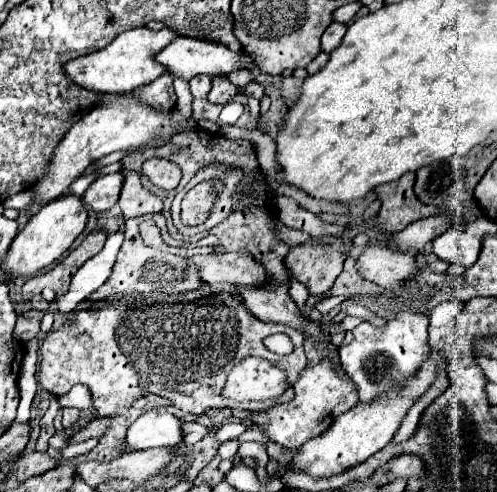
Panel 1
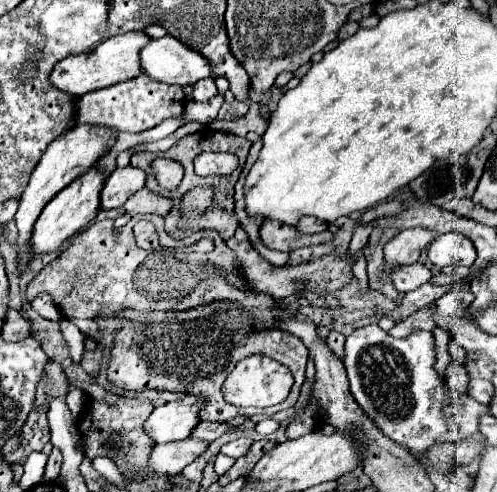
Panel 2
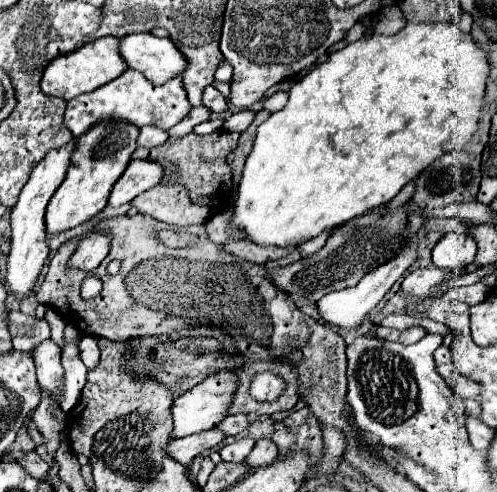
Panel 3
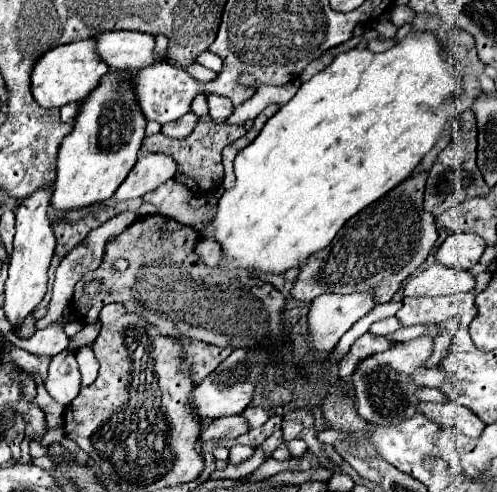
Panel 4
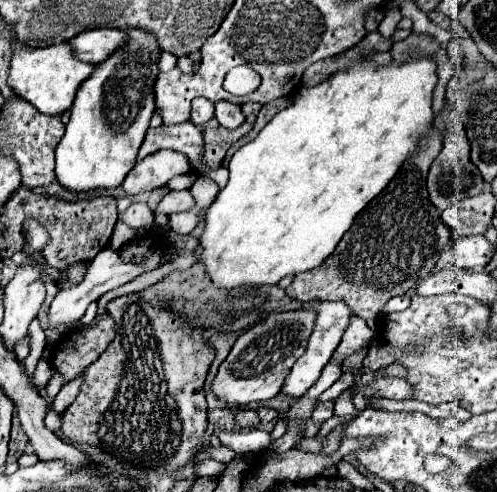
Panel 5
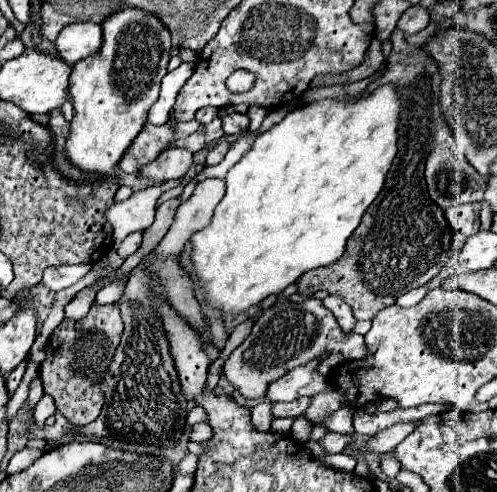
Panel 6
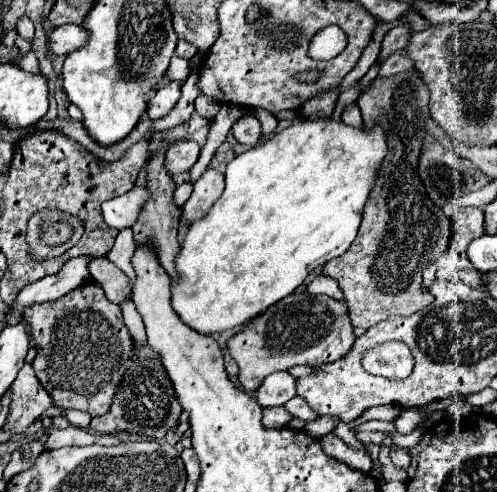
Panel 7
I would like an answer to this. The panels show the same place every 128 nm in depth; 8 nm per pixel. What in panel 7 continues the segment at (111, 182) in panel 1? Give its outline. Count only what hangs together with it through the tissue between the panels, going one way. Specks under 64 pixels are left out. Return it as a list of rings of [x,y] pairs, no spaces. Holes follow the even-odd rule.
[[[182,140],[172,144],[166,150],[166,158],[164,158],[164,166],[168,170],[168,174],[180,174],[180,172],[188,172],[196,160],[198,160],[200,148],[196,142],[192,140]]]

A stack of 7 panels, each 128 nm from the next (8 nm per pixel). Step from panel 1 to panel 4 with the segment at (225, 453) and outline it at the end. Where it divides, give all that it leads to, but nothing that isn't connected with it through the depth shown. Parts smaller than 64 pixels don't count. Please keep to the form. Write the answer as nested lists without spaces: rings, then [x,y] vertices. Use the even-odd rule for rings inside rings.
[[[236,444],[236,446],[230,448],[230,458],[228,458],[228,462],[230,462],[230,464],[240,464],[240,462],[248,460],[252,454],[254,454],[254,448],[252,448],[252,446],[240,446],[240,444]]]

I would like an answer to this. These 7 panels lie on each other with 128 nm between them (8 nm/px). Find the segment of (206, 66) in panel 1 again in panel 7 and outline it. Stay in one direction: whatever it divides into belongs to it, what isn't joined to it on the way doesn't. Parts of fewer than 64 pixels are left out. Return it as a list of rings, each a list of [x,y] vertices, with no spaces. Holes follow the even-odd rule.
[[[64,24],[52,30],[50,50],[56,56],[66,56],[74,50],[84,48],[88,42],[88,30],[82,24]]]

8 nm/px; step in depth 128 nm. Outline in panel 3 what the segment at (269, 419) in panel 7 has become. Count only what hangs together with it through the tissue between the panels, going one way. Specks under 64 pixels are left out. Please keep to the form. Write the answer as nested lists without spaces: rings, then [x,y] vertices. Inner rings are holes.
[[[206,430],[196,436],[178,438],[168,444],[168,456],[172,456],[172,460],[180,462],[182,466],[190,466],[190,462],[196,456],[200,456],[208,448],[218,446],[222,440],[224,440],[224,434],[218,430]]]

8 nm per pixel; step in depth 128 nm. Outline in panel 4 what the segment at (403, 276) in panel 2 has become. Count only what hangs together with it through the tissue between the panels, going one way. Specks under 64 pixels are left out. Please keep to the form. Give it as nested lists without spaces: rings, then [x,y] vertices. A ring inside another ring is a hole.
[[[434,264],[404,282],[404,296],[448,296],[456,292],[470,292],[474,276],[466,270],[444,268]]]

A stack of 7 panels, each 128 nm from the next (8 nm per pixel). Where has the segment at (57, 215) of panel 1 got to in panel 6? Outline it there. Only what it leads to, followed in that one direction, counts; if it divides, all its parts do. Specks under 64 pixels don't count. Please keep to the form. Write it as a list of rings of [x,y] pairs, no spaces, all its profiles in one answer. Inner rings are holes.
[[[126,8],[102,22],[104,44],[96,56],[76,62],[70,76],[74,118],[66,136],[66,160],[86,174],[114,176],[118,162],[146,124],[148,108],[158,100],[160,80],[170,60],[170,32],[152,14]]]

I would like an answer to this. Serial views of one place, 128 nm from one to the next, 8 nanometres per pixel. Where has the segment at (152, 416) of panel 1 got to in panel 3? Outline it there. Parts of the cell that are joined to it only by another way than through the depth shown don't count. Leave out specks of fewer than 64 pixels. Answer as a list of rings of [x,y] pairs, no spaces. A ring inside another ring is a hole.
[[[212,376],[194,386],[192,390],[188,390],[186,394],[178,396],[172,404],[172,416],[174,416],[172,438],[184,438],[216,426],[224,418],[224,408],[228,408],[228,400],[232,400],[234,390],[236,390],[236,376]]]

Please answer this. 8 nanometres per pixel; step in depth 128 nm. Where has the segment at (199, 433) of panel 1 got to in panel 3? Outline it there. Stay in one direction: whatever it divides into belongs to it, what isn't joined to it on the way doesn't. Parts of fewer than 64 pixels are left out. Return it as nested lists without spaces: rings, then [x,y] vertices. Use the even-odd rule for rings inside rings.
[[[226,416],[220,424],[216,424],[216,430],[224,432],[226,436],[236,436],[248,426],[248,416]]]

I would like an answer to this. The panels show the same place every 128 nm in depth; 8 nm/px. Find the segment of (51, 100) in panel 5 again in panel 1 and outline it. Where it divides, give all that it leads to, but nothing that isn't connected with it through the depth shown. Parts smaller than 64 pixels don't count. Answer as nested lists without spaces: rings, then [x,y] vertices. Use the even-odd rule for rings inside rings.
[[[134,28],[128,30],[120,36],[116,36],[106,48],[96,50],[88,56],[70,60],[64,70],[68,70],[68,76],[82,88],[94,90],[94,92],[104,92],[104,94],[120,94],[120,92],[132,92],[138,90],[168,70],[156,62],[156,54],[168,46],[172,40],[178,38],[176,28],[162,28],[162,30],[150,30],[150,28]]]

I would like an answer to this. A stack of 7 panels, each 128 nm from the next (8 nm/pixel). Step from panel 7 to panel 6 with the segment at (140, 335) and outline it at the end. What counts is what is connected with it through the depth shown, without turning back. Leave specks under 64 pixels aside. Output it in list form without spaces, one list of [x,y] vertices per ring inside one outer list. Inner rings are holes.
[[[132,232],[132,234],[128,234],[128,236],[122,240],[122,244],[118,246],[118,250],[116,250],[118,256],[120,256],[120,258],[126,258],[126,256],[134,254],[134,252],[138,250],[140,242],[142,242],[142,234],[140,234],[140,232]],[[124,284],[104,286],[104,288],[98,290],[98,294],[94,298],[94,304],[114,304],[122,298],[122,290],[124,290]]]

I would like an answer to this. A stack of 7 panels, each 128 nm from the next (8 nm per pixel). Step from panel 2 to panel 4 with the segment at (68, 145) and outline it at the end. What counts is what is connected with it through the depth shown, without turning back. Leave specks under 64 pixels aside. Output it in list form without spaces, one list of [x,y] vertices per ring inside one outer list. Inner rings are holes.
[[[44,184],[34,194],[24,198],[16,208],[16,236],[14,236],[14,248],[10,254],[8,280],[4,290],[4,312],[12,324],[22,324],[24,318],[40,304],[40,300],[46,294],[46,282],[48,282],[46,270],[50,266],[56,246],[56,238],[48,220],[52,190],[54,186]]]

